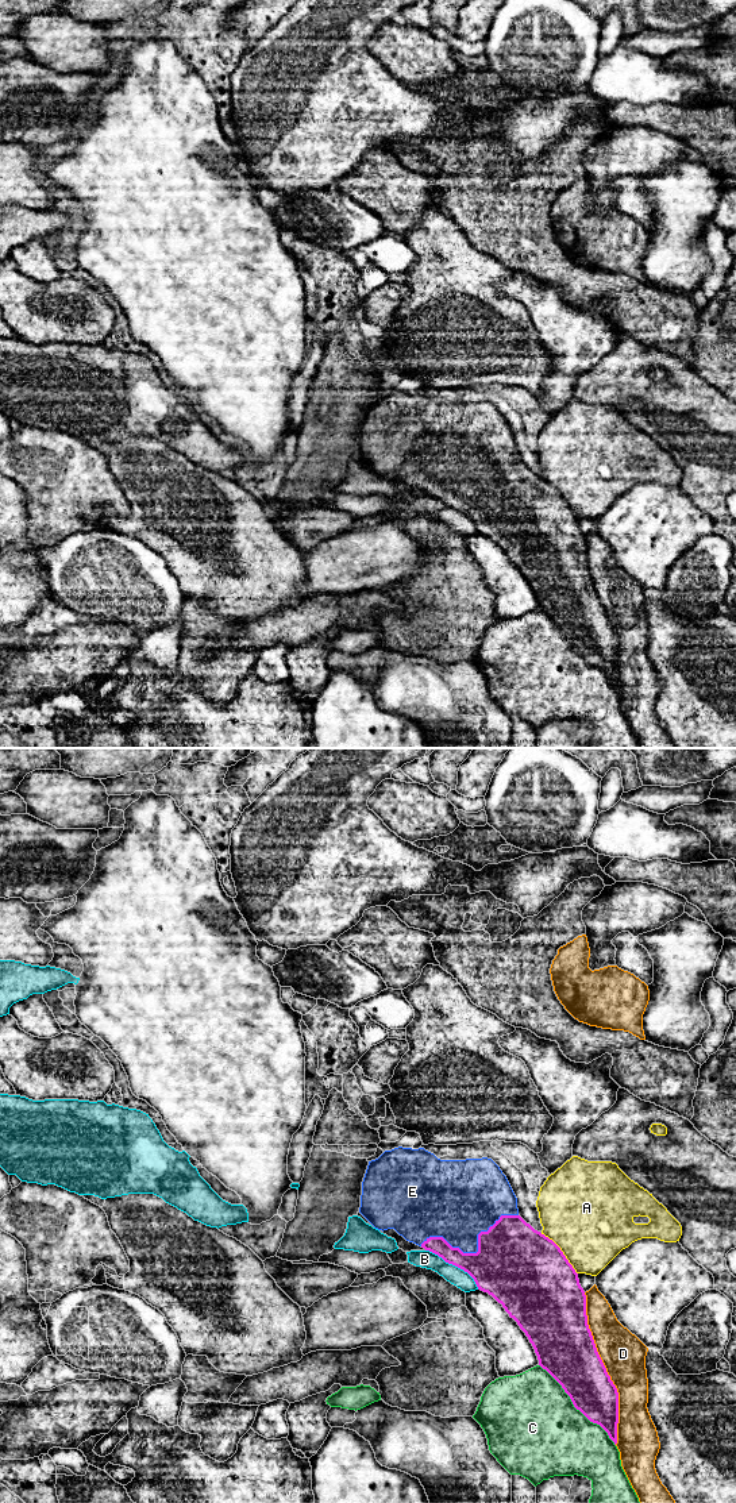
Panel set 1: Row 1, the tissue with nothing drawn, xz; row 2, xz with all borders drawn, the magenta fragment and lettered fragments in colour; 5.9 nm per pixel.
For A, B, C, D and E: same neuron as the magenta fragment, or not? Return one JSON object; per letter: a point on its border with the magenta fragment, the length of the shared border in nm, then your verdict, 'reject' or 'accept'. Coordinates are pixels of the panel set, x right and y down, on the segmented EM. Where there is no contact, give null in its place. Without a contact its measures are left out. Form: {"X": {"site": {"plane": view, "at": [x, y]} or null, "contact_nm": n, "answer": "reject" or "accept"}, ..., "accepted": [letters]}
{"A": {"site": {"plane": "xz", "at": [562, 1252]}, "contact_nm": 340, "answer": "reject"}, "B": {"site": {"plane": "xz", "at": [454, 1264]}, "contact_nm": 400, "answer": "reject"}, "C": {"site": {"plane": "xz", "at": [575, 1407]}, "contact_nm": 650, "answer": "reject"}, "D": {"site": {"plane": "xz", "at": [605, 1368]}, "contact_nm": 900, "answer": "reject"}, "E": {"site": {"plane": "xz", "at": [477, 1252]}, "contact_nm": 600, "answer": "accept"}, "accepted": ["E"]}

